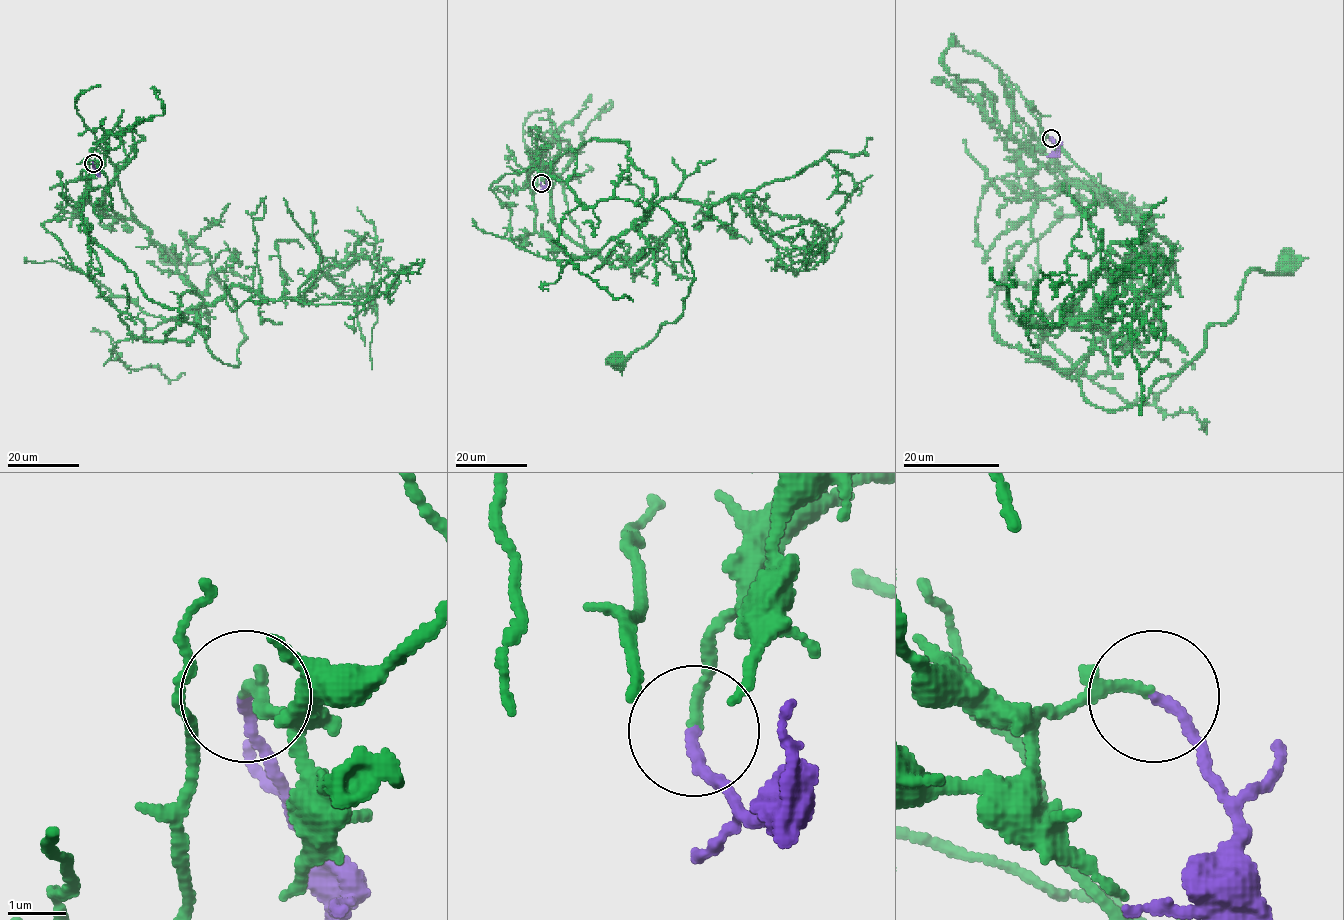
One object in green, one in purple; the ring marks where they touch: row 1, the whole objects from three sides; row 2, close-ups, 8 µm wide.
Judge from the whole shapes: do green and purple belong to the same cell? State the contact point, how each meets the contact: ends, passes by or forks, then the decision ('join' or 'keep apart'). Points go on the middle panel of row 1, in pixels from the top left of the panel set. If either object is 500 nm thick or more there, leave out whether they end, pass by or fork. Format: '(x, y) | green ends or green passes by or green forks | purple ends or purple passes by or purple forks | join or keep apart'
(541, 183) | green passes by | purple ends | join

